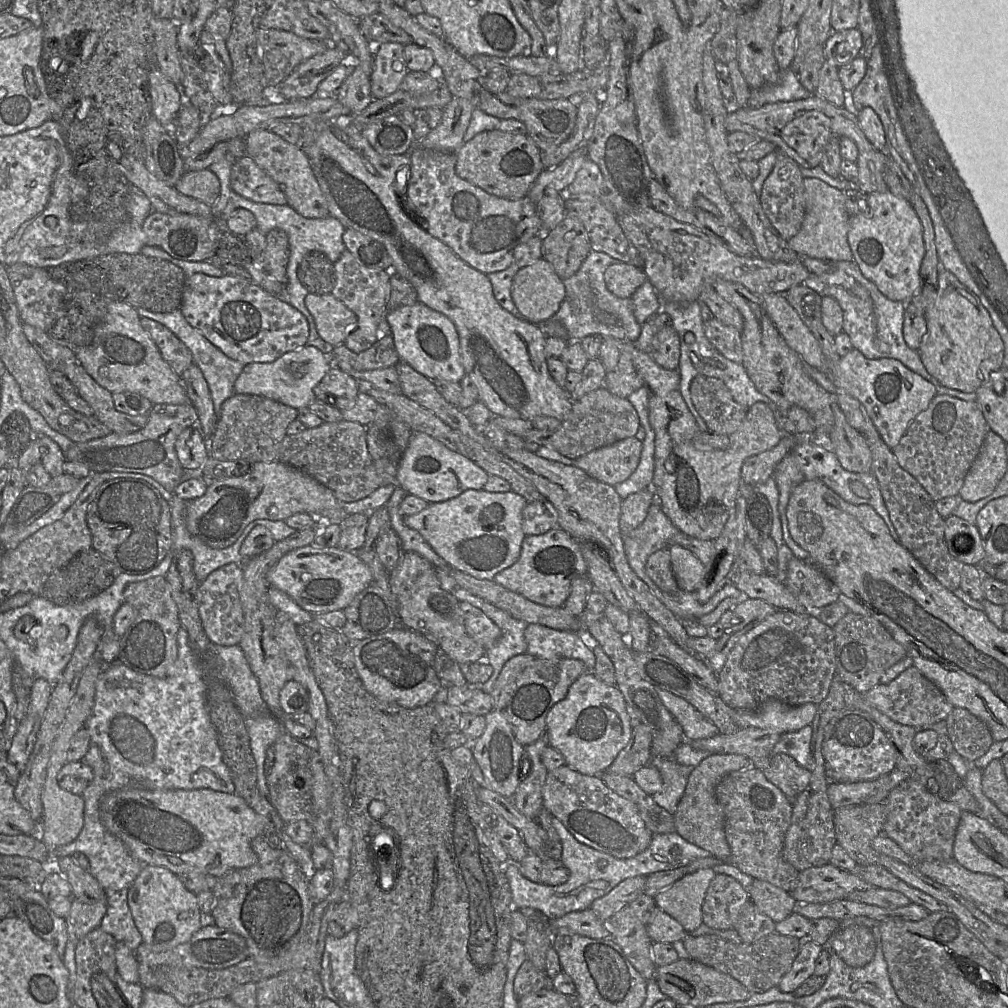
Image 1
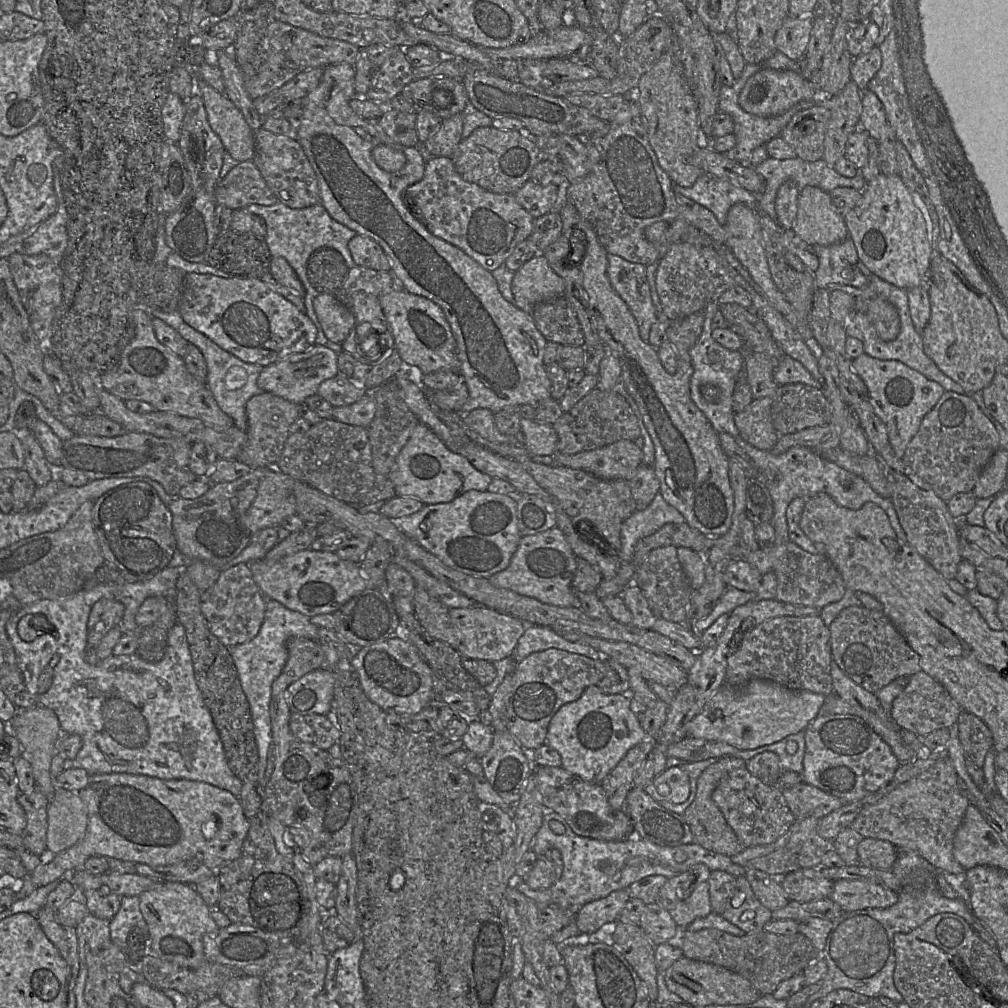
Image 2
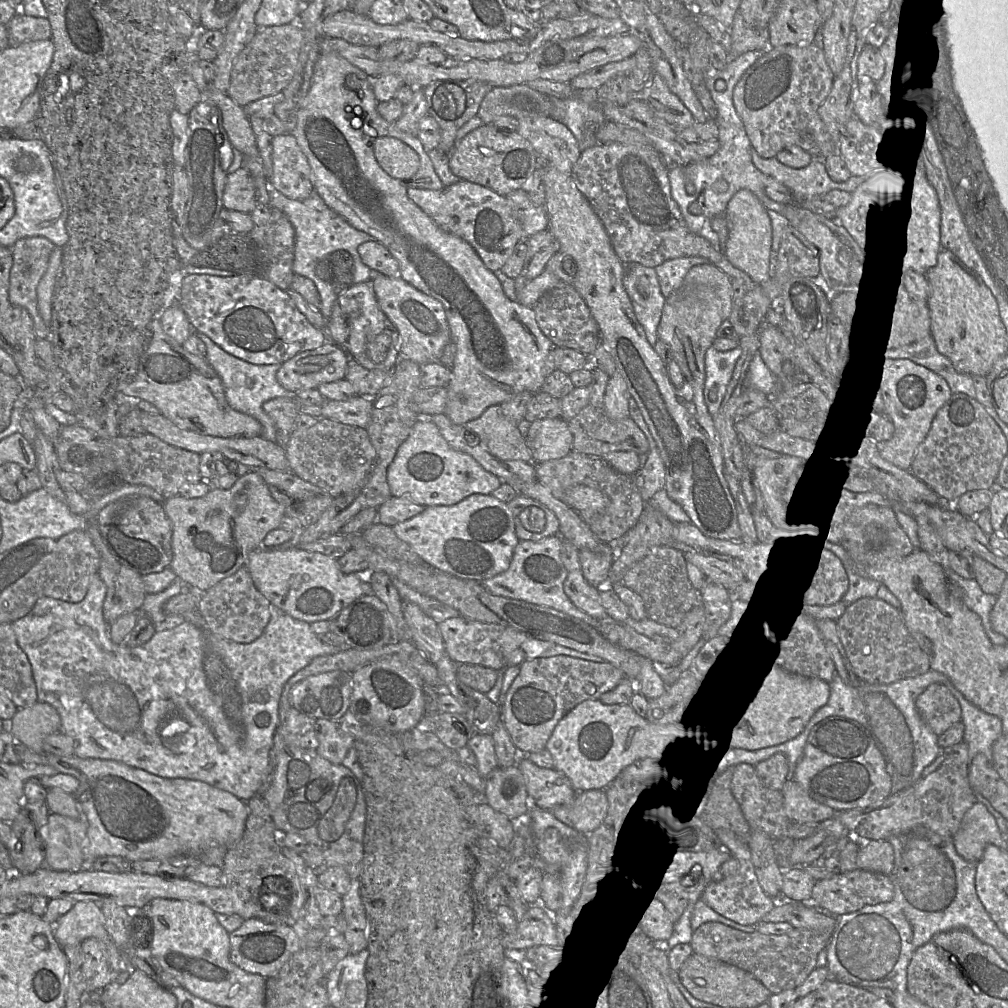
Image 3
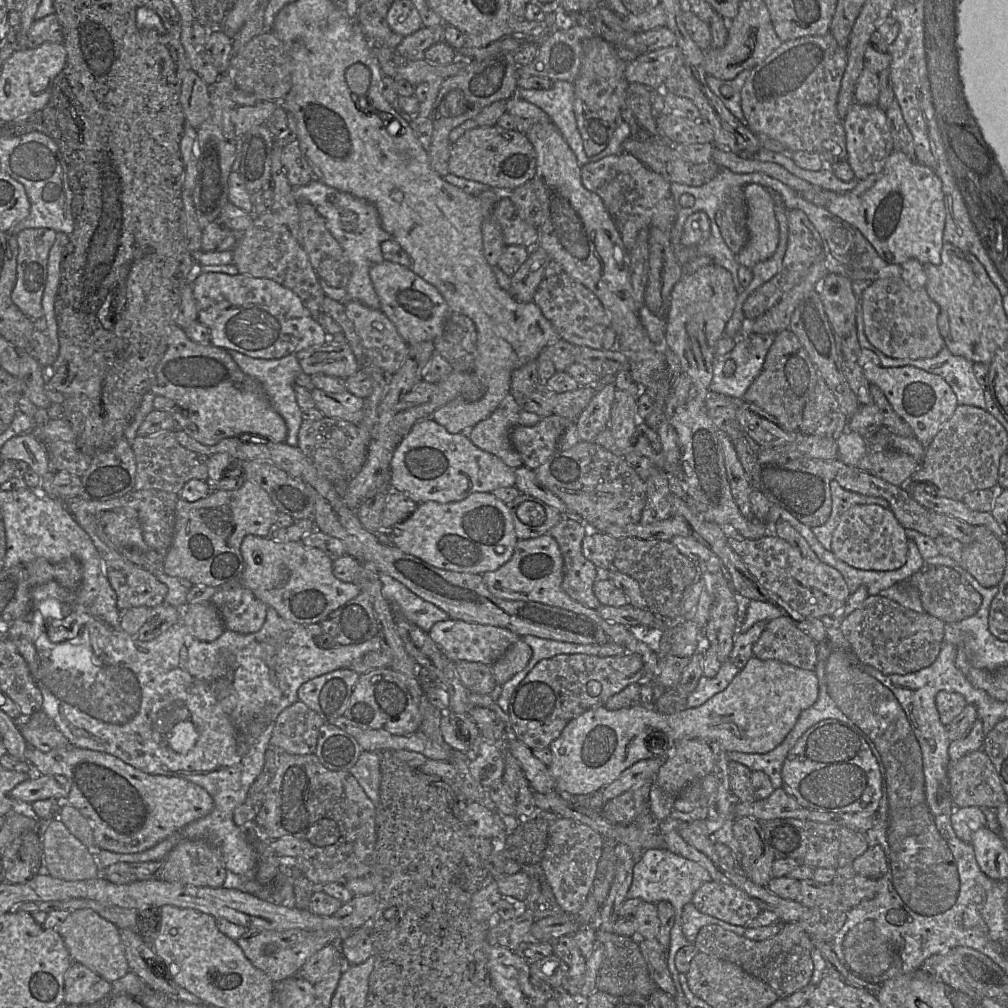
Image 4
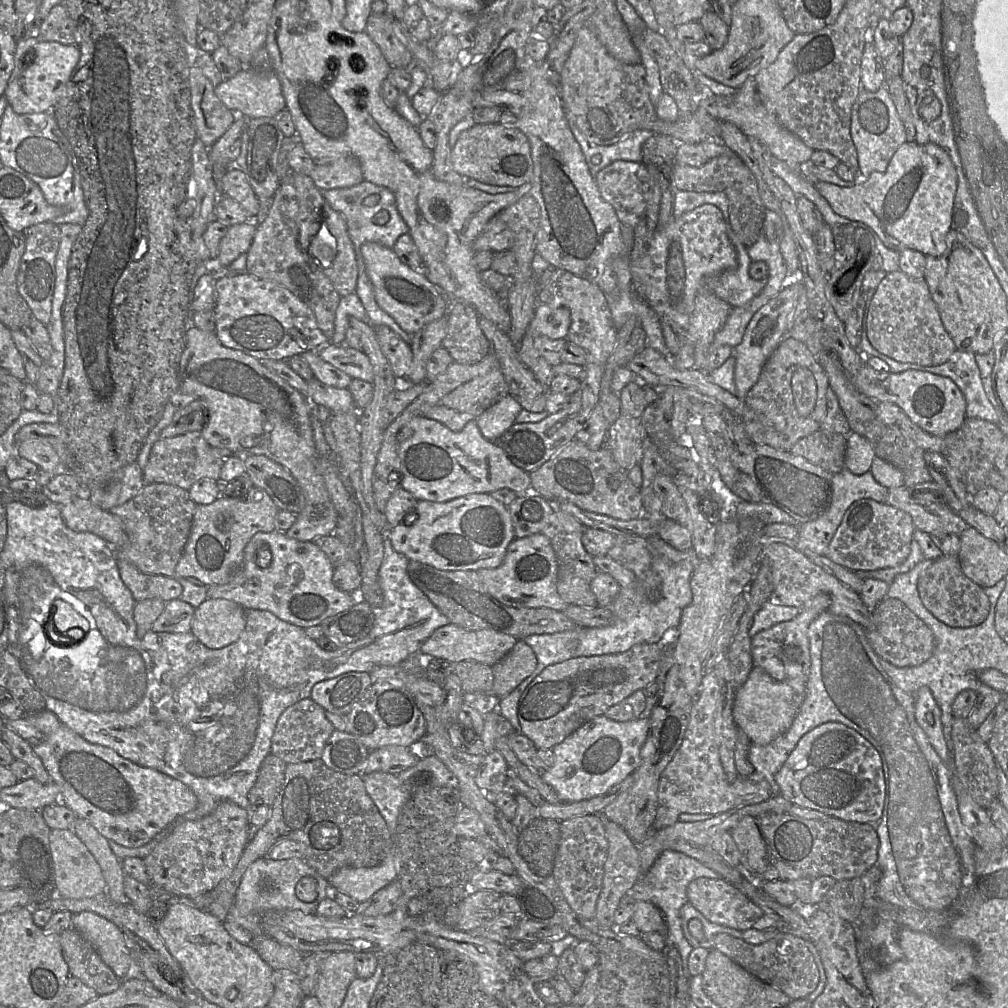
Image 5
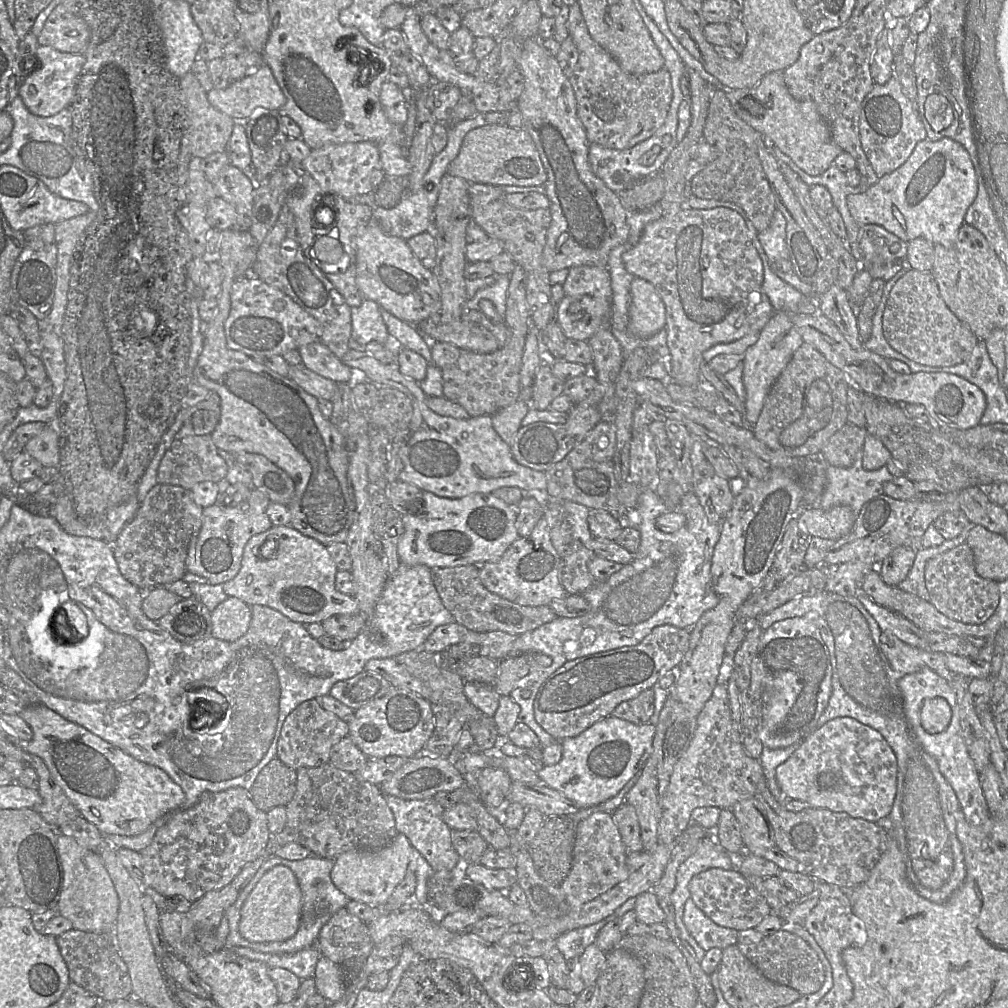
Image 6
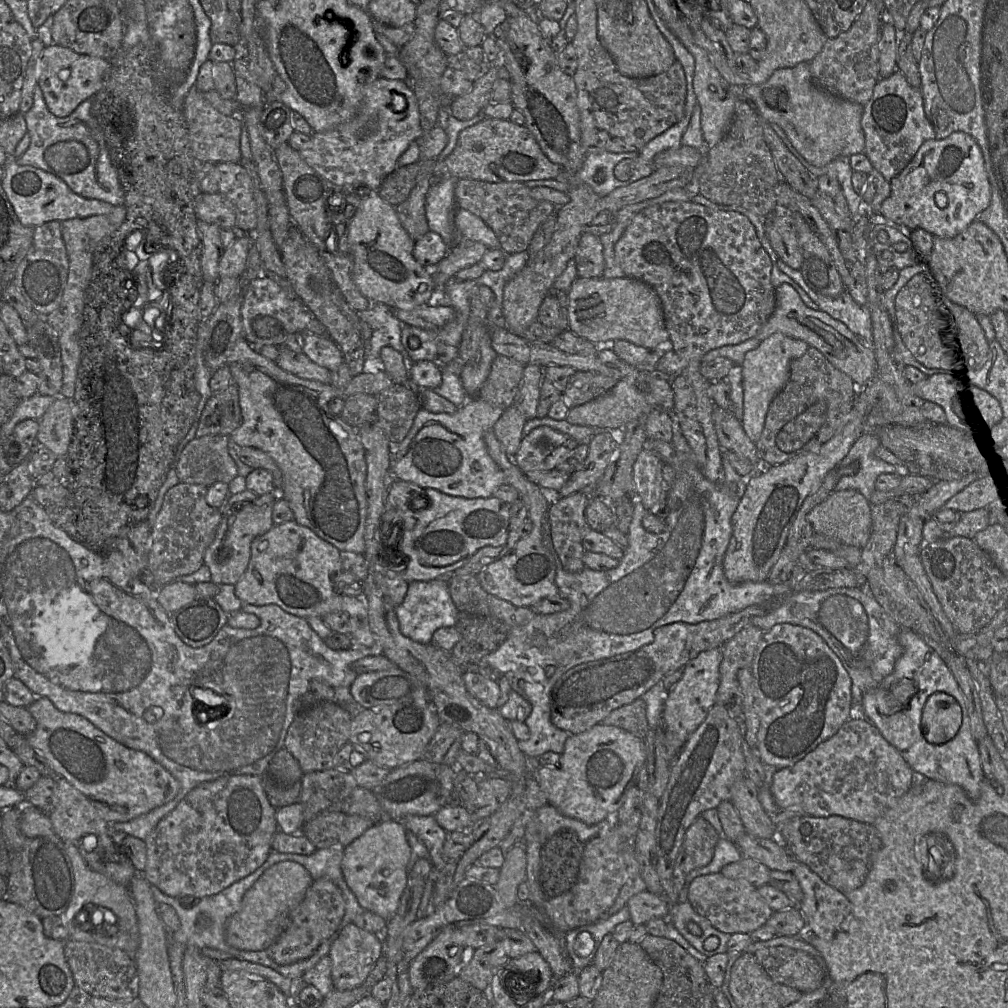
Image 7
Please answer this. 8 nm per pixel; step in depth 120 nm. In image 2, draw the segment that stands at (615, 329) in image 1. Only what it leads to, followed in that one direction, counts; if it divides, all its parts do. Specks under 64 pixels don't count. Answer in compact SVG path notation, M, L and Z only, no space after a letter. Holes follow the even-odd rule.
M607 254L607 276L612 288L631 311L644 342L649 341L651 326L658 313L652 302L646 266Z

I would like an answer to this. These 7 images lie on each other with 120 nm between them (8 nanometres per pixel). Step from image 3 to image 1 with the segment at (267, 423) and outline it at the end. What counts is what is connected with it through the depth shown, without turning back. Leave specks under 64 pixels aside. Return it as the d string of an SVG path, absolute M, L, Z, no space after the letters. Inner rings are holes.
M136 308L136 310L140 317L149 318L164 325L188 348L192 355L193 363L200 368L208 384L214 410L218 417L222 404L235 394L234 383L245 365L229 358L213 345L198 329L186 321L180 309L165 313L155 313L143 308Z

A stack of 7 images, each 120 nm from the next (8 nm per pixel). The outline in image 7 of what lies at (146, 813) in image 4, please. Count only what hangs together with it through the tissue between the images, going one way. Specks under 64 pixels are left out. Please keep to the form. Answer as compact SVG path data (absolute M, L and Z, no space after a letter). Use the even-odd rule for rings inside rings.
M36 697L28 706L36 720L36 729L26 739L39 751L51 767L84 794L108 823L127 822L173 800L180 783L161 764L143 751L130 749L106 735L85 717L57 709L46 697Z

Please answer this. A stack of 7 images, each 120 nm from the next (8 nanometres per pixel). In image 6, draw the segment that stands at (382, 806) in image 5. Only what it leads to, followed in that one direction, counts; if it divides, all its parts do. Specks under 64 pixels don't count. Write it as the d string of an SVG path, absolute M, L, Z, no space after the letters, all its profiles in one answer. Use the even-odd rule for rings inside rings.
M387 794L384 798L394 815L398 833L407 837L411 846L421 853L434 871L459 871L463 864L452 845L453 830L444 822L444 809L435 800L408 800Z

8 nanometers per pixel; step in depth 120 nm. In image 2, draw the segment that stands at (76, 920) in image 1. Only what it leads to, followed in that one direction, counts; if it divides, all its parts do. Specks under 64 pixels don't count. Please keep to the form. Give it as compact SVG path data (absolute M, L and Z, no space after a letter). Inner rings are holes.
M88 914L76 927L80 964L86 964L88 955L96 955L110 944L109 921Z

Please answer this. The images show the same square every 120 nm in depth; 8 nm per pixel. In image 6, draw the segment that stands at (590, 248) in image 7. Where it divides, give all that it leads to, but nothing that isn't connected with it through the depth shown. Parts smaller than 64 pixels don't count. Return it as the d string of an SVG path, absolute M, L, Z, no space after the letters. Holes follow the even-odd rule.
M575 266L562 284L566 296L590 295L597 298L612 299L610 273L606 267Z

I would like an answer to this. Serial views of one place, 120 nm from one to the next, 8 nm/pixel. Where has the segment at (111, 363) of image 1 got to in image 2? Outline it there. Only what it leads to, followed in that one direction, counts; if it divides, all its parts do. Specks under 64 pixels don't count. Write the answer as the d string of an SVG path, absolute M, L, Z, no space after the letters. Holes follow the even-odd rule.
M137 308L132 316L136 326L135 337L124 348L119 362L99 376L100 388L123 401L142 400L151 404L155 410L198 419L218 431L235 426L233 419L219 408L207 384L189 373L181 356L159 342L152 325L152 317Z

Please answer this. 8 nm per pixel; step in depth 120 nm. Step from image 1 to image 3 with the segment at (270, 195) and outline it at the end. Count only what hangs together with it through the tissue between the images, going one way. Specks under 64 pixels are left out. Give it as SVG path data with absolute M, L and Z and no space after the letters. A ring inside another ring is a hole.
M244 167L228 174L223 194L223 207L229 211L250 213L257 204L255 185Z

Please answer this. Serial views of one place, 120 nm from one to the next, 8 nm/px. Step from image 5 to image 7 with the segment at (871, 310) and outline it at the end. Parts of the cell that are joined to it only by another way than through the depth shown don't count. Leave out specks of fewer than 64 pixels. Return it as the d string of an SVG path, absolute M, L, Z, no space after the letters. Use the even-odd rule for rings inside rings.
M930 270L914 275L897 293L894 329L914 358L929 369L972 370L990 360L989 341L976 315L949 297Z

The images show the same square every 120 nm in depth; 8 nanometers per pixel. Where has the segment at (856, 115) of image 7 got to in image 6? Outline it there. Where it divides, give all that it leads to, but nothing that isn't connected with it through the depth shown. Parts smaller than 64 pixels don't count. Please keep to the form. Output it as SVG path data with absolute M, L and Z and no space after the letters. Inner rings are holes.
M782 70L770 72L754 86L726 91L736 114L748 125L787 155L806 173L817 176L824 173L835 158L844 152L833 140L827 123L811 101L798 101L789 92Z

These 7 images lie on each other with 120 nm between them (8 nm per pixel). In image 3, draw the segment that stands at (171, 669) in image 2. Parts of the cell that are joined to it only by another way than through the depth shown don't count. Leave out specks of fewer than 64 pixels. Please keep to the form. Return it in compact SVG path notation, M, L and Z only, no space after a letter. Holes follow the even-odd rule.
M99 574L94 575L92 578L87 594L85 598L78 603L71 603L71 602L66 602L62 601L59 599L55 599L52 597L44 597L41 598L37 601L35 604L34 608L31 610L29 614L27 614L25 617L15 621L12 623L13 630L15 632L18 644L20 645L21 649L25 652L27 655L31 666L32 666L32 672L33 672L33 677L36 683L36 688L37 688L37 696L38 696L38 702L43 702L50 704L53 706L59 713L61 717L61 731L65 733L67 736L71 737L75 741L75 755L80 757L80 758L94 758L94 759L103 759L103 760L113 760L117 762L124 763L128 766L138 768L141 770L144 770L146 772L149 772L153 775L163 777L163 778L172 778L172 779L191 779L191 780L197 780L201 782L205 782L215 788L218 788L220 790L224 790L227 792L230 792L240 800L243 800L247 802L250 800L253 796L257 795L259 792L259 789L264 783L264 780L267 778L267 768L268 768L268 761L269 761L269 751L273 747L273 737L275 732L277 731L277 727L279 725L279 702L281 698L281 694L283 691L283 687L285 683L289 680L291 676L293 676L296 672L307 666L311 660L317 656L323 656L323 655L330 655L334 654L340 651L338 647L330 646L325 643L323 643L320 639L319 636L316 635L312 630L311 626L309 623L302 621L302 620L297 620L290 615L286 614L283 610L280 608L272 605L270 603L270 620L265 627L262 635L257 638L255 641L251 643L235 643L226 639L223 639L220 636L217 636L213 634L212 632L208 630L200 630L190 622L186 622L186 619L183 615L181 614L175 614L175 615L167 615L163 611L163 606L164 604L173 596L178 595L182 593L182 581L179 579L176 579L167 589L165 589L162 592L159 593L148 593L144 599L144 602L142 604L142 607L139 611L139 614L145 615L148 617L154 624L156 633L153 635L150 641L147 643L138 646L138 647L129 647L126 644L115 644L110 637L110 625L105 621L104 616L103 616L103 604L104 600L106 598L106 593L107 593L107 587L105 583L102 581L100 578Z

